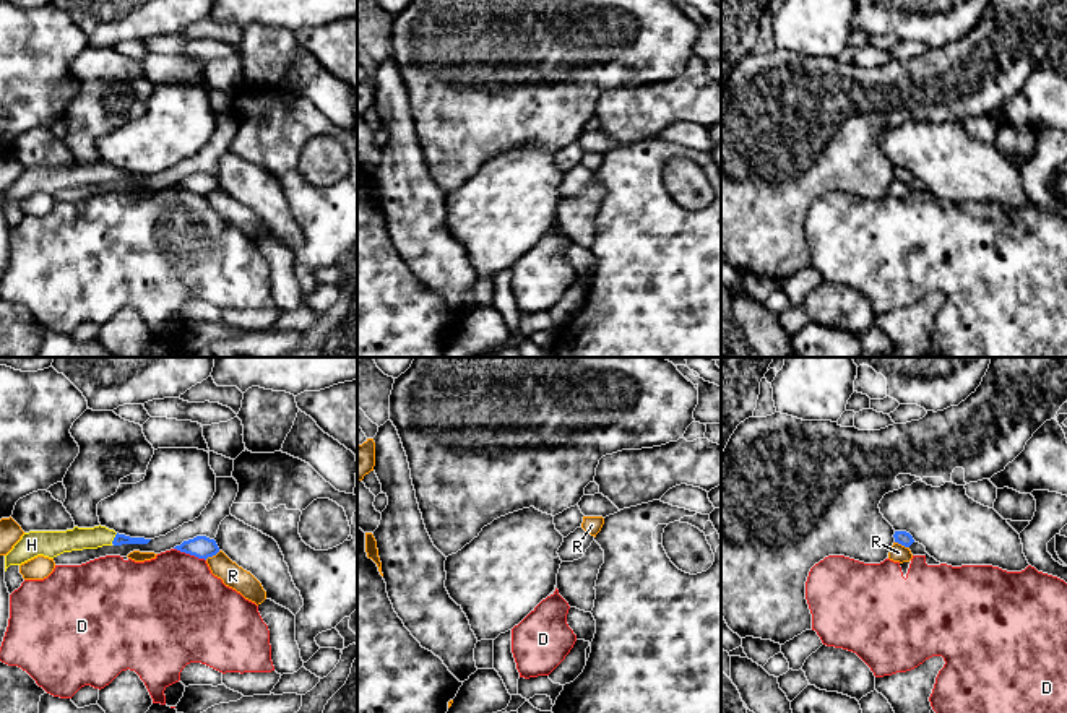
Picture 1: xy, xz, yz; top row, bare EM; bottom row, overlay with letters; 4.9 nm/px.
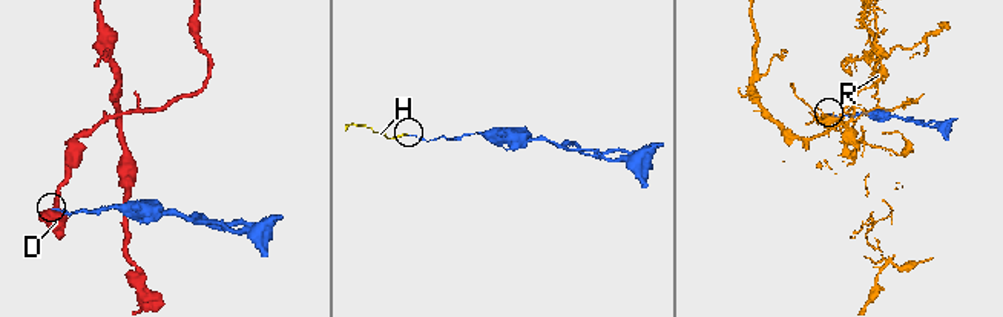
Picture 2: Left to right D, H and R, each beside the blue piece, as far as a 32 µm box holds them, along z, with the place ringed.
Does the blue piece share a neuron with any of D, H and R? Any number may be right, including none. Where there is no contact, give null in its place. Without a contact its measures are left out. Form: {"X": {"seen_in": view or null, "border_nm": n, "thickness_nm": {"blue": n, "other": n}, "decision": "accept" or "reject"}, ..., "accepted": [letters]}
{"D": {"seen_in": "xy", "border_nm": 170, "thickness_nm": {"blue": 110, "other": 460}, "decision": "reject"}, "H": {"seen_in": "xy", "border_nm": 70, "thickness_nm": {"blue": 60, "other": 110}, "decision": "accept"}, "R": {"seen_in": "xy", "border_nm": 90, "thickness_nm": {"blue": 110, "other": 120}, "decision": "reject"}, "accepted": ["H"]}

